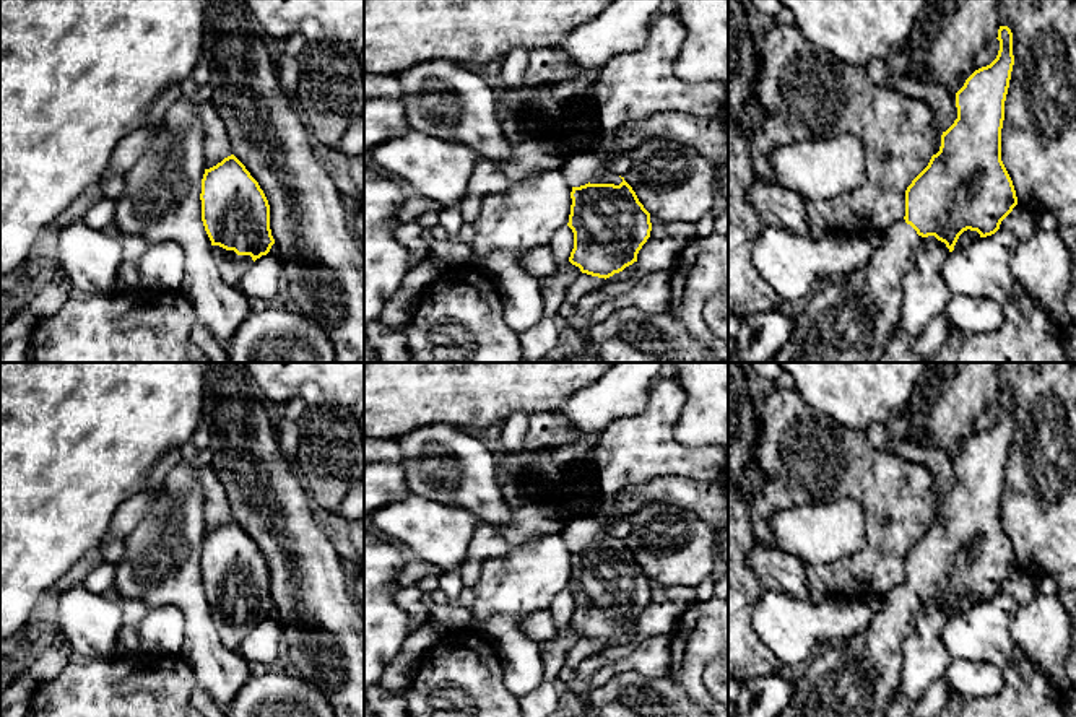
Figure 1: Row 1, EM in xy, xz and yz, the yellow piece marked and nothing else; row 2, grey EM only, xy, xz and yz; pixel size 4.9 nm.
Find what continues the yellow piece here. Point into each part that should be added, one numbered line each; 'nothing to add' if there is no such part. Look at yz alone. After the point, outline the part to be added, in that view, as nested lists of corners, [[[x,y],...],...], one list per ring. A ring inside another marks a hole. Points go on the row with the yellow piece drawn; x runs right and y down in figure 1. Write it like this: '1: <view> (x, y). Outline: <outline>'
1: yz (849, 319). Outline: [[[905,219],[886,229],[865,267],[832,276],[813,293],[803,314],[793,319],[788,343],[767,363],[879,363],[899,324],[902,280],[915,268],[917,236]]]

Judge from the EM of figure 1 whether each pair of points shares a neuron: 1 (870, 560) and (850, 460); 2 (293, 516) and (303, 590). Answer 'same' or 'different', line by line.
1: same
2: same

